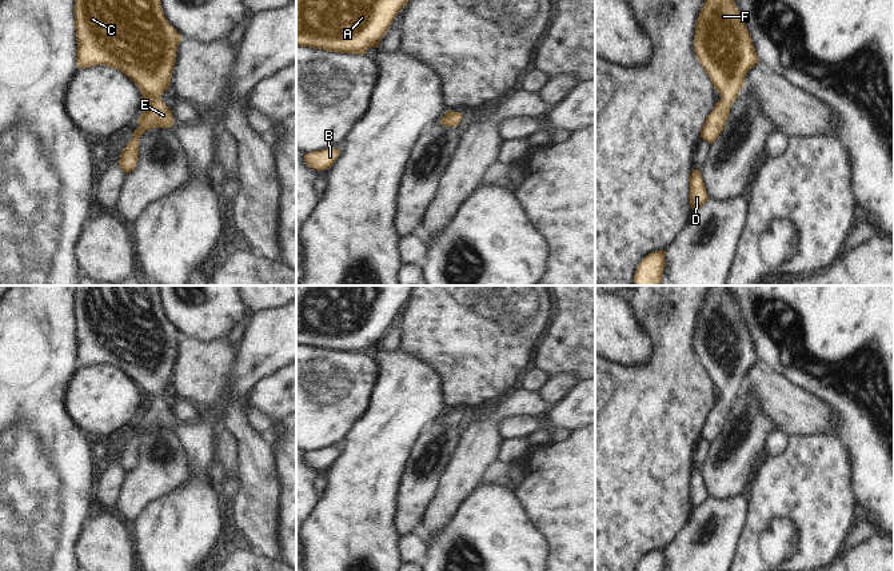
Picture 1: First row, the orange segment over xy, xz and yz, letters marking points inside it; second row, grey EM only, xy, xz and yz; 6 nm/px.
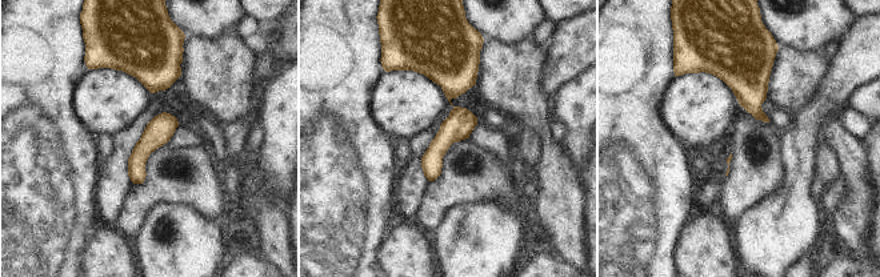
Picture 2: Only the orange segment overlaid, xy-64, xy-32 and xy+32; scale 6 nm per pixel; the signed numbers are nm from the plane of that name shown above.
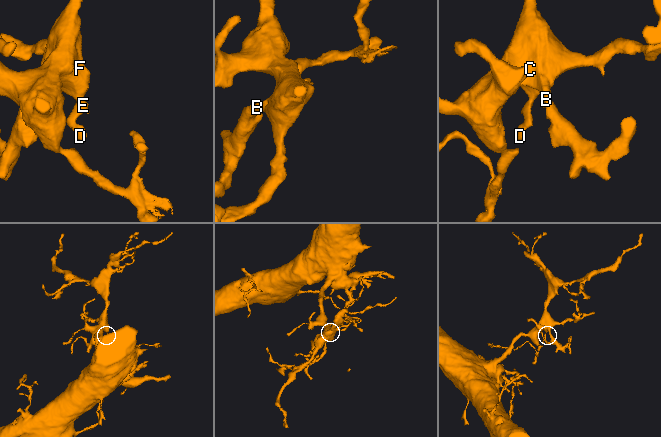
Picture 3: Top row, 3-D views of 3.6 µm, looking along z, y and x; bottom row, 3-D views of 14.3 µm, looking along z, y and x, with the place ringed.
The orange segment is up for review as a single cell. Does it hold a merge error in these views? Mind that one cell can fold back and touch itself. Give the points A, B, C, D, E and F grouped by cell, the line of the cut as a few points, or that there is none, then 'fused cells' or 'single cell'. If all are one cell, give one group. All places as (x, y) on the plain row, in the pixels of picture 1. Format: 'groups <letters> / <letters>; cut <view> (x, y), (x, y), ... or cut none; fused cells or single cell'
groups A B C D E F; cut none; single cell

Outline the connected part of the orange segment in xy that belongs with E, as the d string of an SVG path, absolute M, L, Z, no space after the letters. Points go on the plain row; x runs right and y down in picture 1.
M76 286L73 310L79 368L93 364L115 367L139 386L145 399L147 406L137 419L139 426L119 459L123 471L128 472L137 462L140 435L151 427L173 424L172 408L161 399L161 394L171 386L181 334L163 312L159 286Z

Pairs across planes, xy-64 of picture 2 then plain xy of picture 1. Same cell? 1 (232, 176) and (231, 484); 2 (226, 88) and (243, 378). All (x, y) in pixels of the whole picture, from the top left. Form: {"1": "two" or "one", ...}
{"1": "one", "2": "two"}

